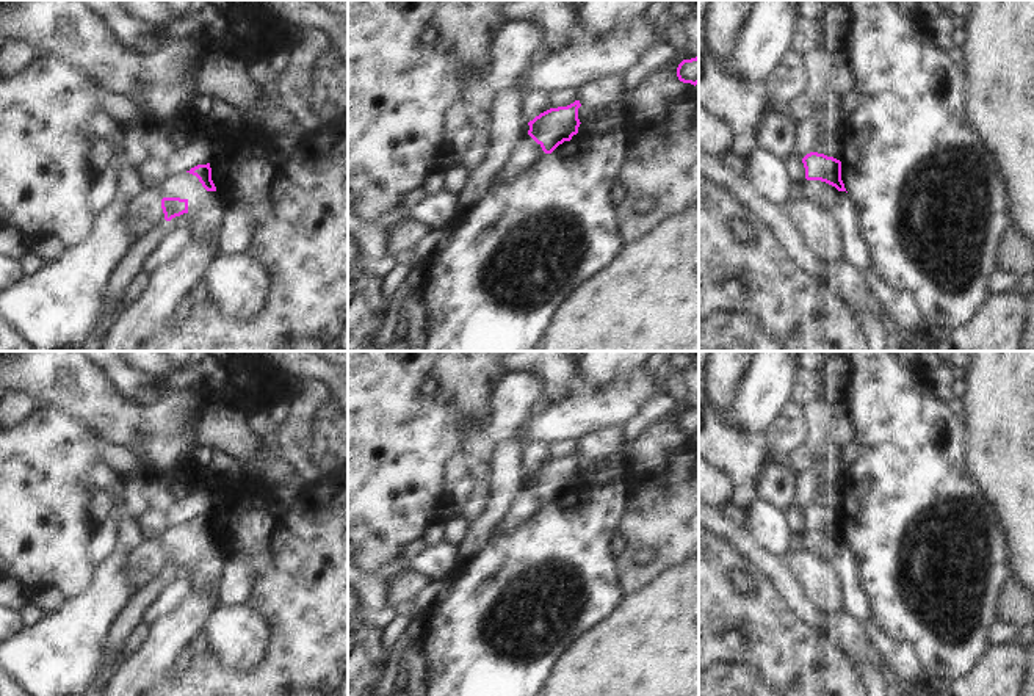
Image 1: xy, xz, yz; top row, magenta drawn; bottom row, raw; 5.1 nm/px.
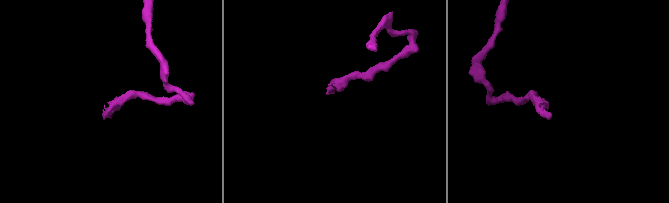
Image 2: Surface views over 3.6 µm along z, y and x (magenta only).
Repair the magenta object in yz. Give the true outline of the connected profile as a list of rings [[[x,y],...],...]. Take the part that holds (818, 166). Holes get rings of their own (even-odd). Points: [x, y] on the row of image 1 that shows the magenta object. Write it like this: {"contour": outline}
{"contour": [[[810,152],[802,158],[802,163],[807,180],[821,180],[840,191],[840,198],[832,215],[843,240],[844,259],[860,271],[873,270],[873,260],[859,232],[855,204],[846,193],[841,180],[841,161],[824,154]]]}

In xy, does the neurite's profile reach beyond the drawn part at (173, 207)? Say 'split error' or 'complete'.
split error

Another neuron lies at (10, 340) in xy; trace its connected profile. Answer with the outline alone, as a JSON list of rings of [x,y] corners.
[[[0,320],[0,351],[33,351],[33,350],[6,321]]]

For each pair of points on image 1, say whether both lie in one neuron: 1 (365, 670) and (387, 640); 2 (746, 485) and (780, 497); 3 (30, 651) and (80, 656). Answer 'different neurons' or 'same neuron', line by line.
1: different neurons
2: different neurons
3: same neuron

